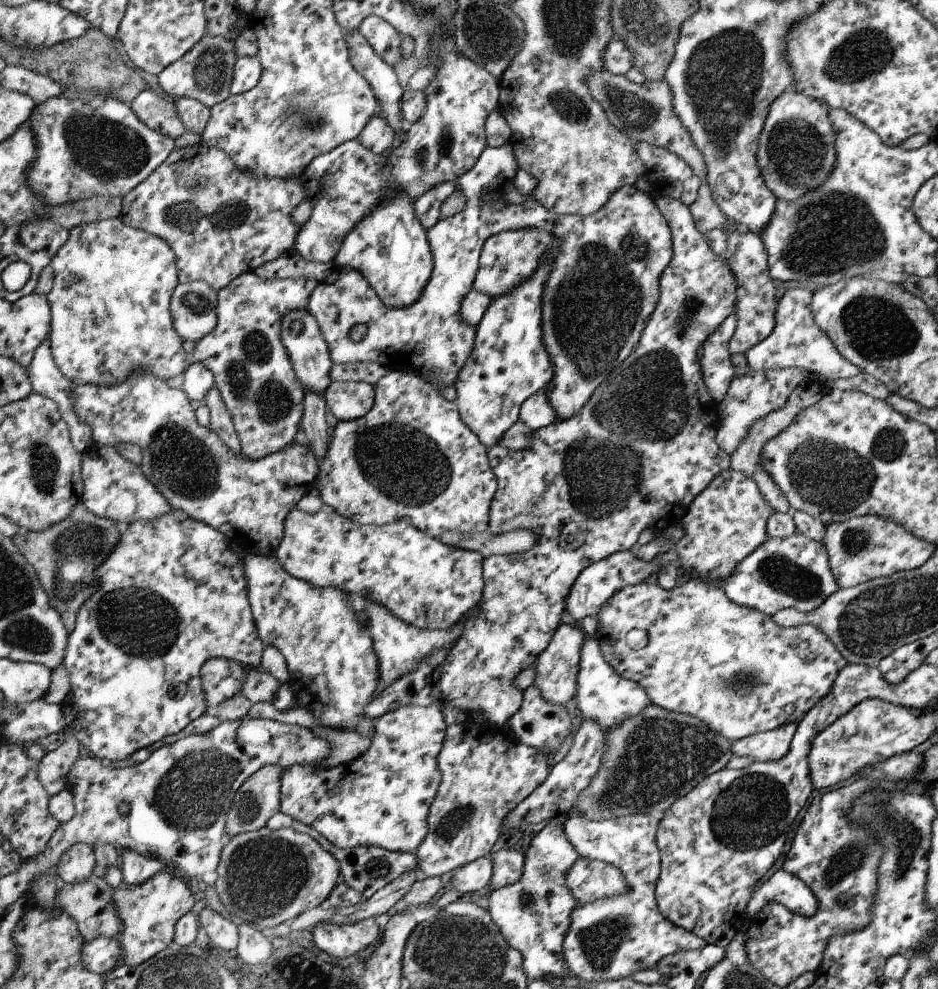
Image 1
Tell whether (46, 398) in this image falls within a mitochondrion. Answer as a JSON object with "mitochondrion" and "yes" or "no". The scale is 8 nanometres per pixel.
{"mitochondrion":"no"}

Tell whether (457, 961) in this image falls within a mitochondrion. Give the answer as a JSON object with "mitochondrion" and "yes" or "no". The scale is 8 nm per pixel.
{"mitochondrion":"yes"}

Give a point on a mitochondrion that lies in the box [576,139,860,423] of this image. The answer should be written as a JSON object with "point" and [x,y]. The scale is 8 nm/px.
{"point":[686,314]}

